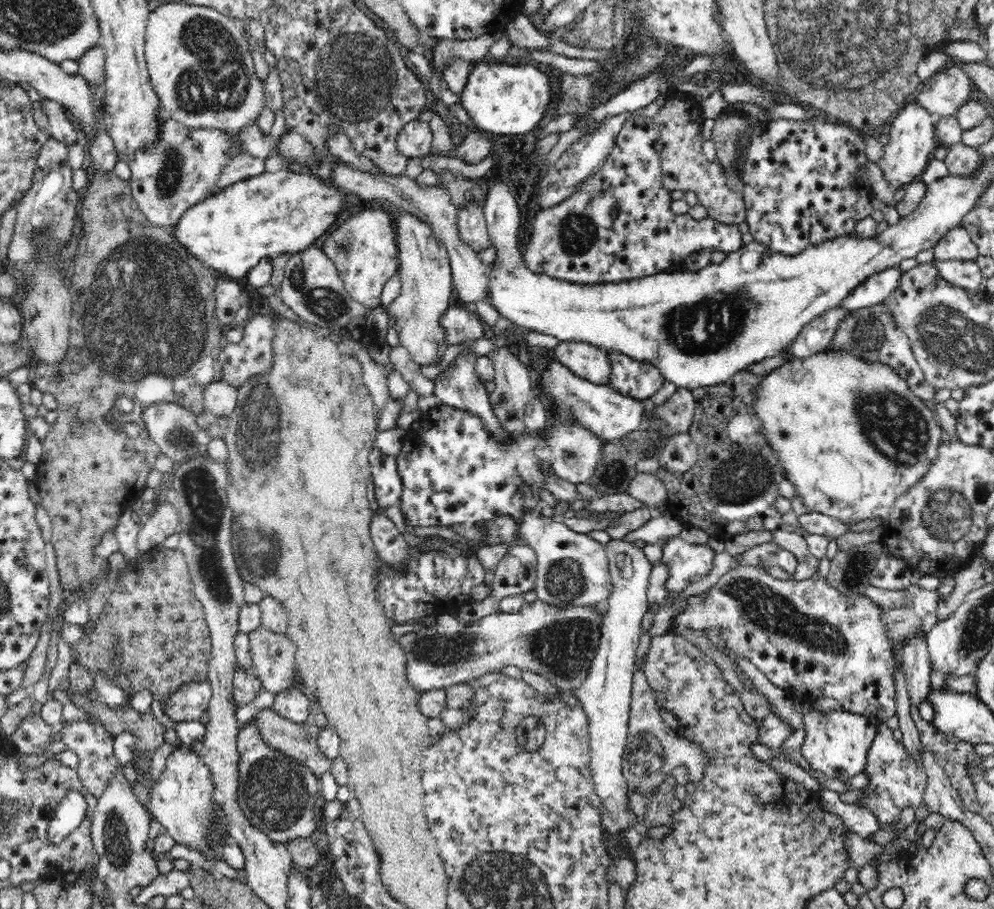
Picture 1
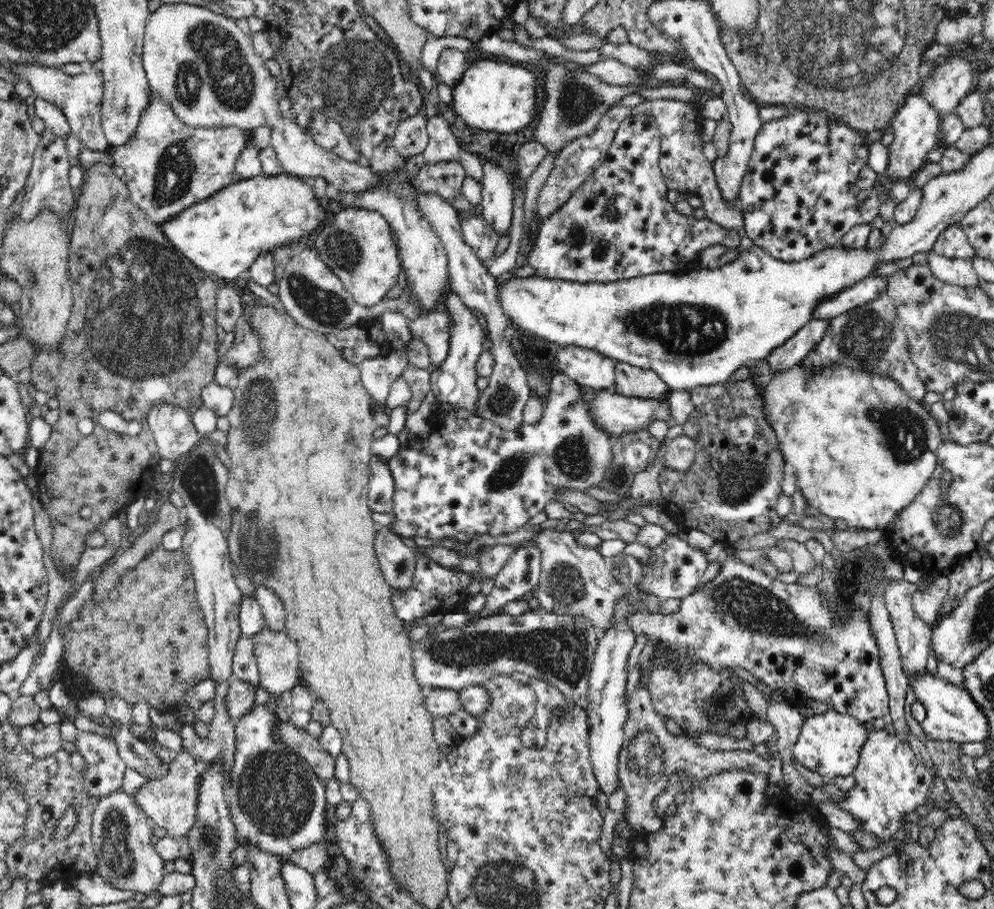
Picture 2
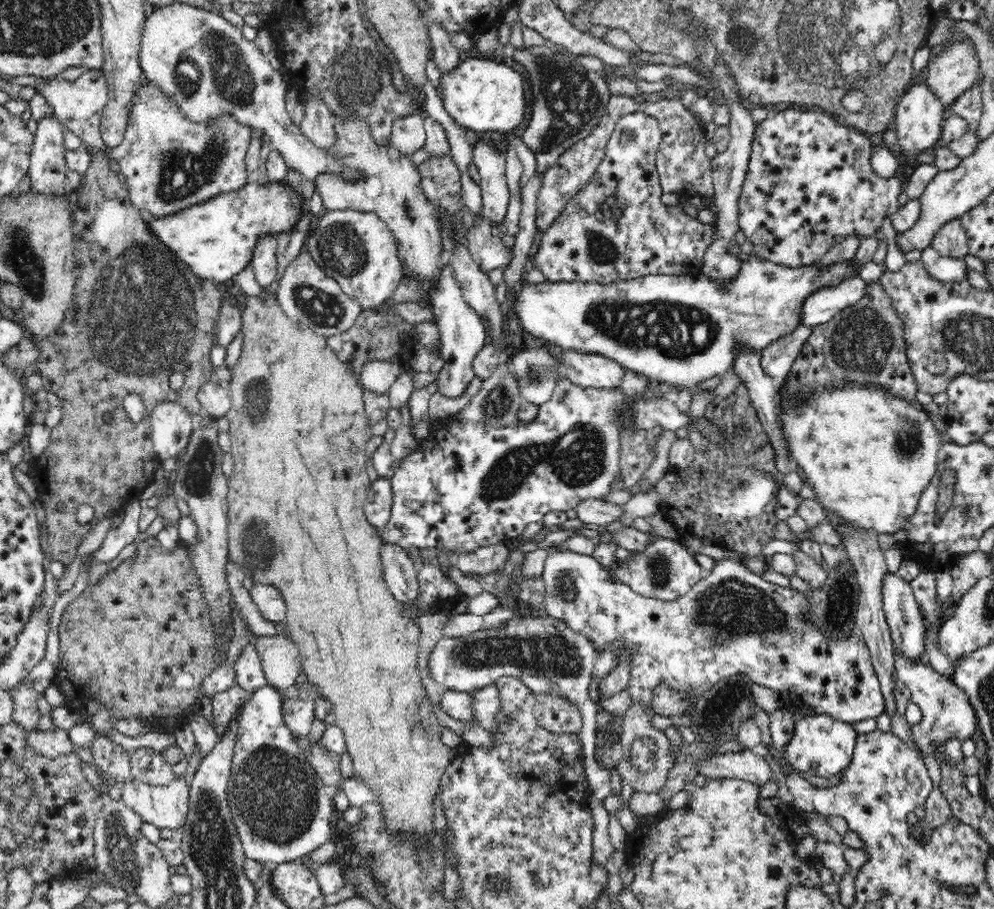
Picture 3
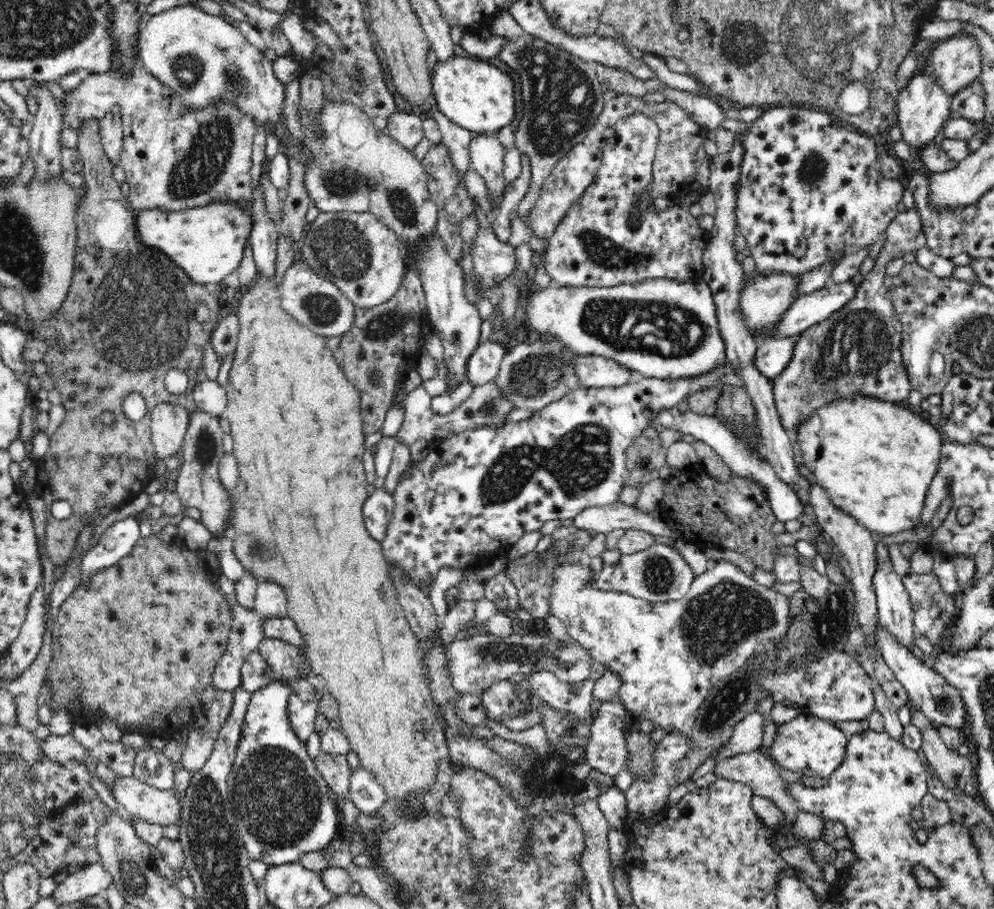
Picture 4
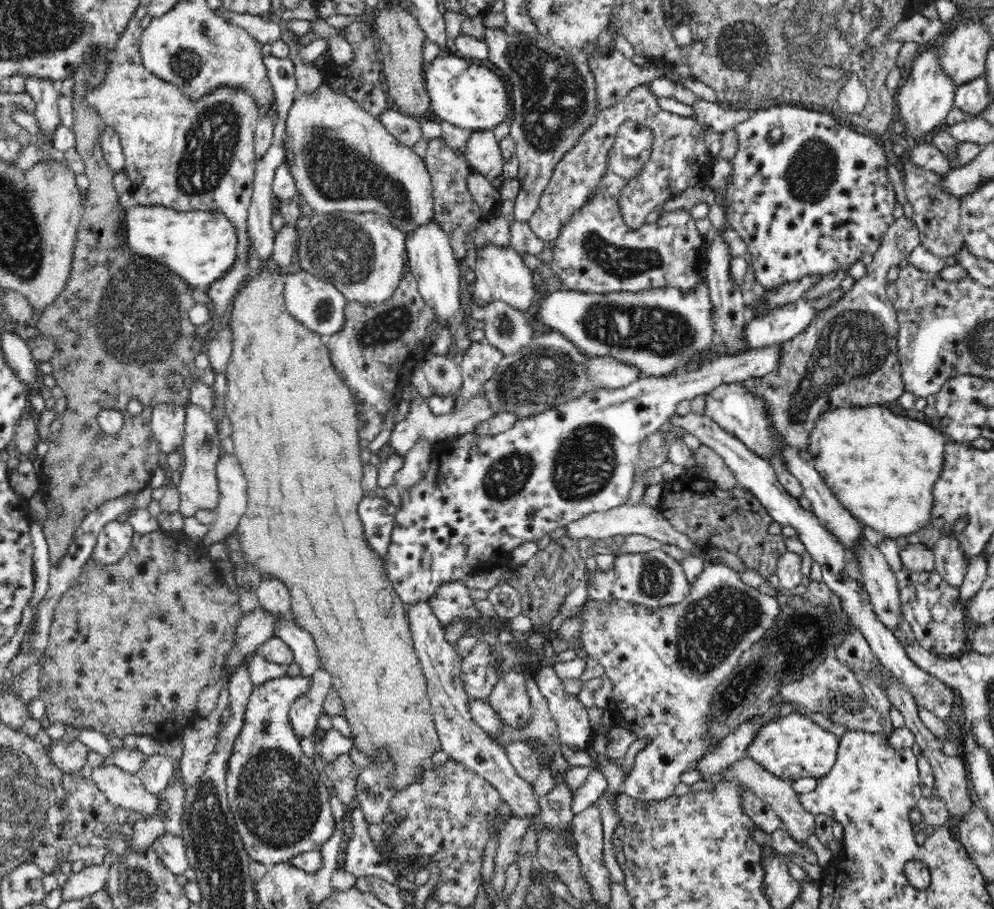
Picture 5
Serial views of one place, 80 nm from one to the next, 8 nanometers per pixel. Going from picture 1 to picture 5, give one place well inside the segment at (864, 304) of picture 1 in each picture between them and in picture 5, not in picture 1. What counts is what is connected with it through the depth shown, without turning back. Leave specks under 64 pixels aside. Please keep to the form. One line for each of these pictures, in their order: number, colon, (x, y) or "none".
2: (862, 292)
3: (821, 307)
4: (808, 309)
5: (783, 324)

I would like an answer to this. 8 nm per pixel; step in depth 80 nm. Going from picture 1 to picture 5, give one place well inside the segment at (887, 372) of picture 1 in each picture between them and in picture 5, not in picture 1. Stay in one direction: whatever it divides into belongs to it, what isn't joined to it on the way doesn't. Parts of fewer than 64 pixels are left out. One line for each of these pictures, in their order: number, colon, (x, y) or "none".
2: (857, 458)
3: (869, 455)
4: (875, 459)
5: (881, 467)

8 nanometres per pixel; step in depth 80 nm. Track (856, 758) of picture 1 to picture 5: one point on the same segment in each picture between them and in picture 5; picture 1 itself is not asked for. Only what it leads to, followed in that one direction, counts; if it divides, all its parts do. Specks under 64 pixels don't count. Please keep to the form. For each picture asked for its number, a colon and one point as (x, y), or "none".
2: (829, 743)
3: (821, 744)
4: (807, 744)
5: (791, 747)

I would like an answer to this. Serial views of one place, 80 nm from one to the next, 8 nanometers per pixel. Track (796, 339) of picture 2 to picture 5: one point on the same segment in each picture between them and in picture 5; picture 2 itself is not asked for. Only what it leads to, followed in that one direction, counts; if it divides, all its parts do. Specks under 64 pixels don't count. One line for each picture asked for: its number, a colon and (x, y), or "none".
3: (777, 359)
4: (773, 355)
5: (483, 495)

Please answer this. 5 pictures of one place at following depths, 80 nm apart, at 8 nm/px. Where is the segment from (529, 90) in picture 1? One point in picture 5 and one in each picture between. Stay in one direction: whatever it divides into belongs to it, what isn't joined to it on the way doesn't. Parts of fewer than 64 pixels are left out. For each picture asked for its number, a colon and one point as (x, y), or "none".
2: (498, 97)
3: (480, 95)
4: (477, 96)
5: (472, 97)

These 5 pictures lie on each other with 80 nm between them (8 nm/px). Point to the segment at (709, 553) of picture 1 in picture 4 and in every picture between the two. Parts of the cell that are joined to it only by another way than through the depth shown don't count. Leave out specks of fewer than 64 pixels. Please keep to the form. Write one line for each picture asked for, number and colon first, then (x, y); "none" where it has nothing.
2: (674, 569)
3: (666, 570)
4: (658, 574)

